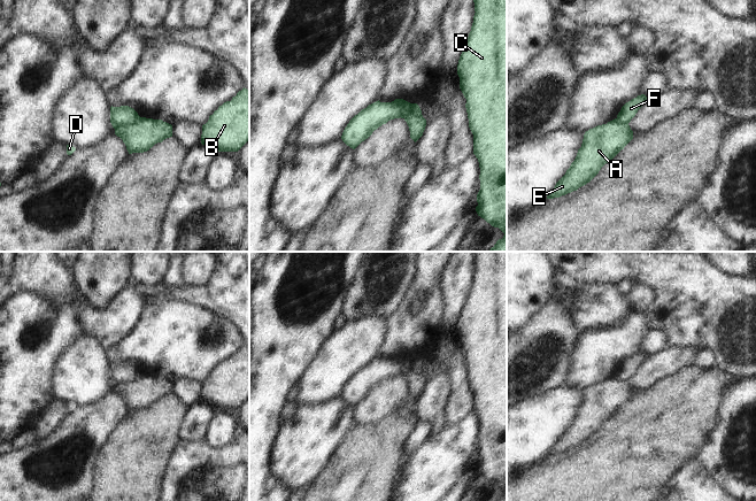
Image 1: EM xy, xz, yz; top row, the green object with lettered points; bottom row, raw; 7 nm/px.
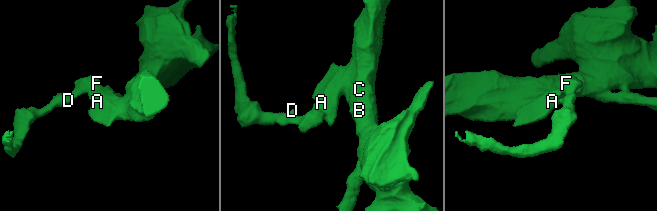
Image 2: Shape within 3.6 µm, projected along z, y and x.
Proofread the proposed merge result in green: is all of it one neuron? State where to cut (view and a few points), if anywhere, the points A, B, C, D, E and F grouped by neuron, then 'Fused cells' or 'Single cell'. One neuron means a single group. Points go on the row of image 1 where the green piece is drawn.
Split along xy (141, 117), (115, 129). Groups: A B C E / D F. Fused cells.

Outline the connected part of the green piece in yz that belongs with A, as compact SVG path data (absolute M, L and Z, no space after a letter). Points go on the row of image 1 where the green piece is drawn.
M617 118L586 131L574 161L547 199L560 198L589 183L632 139L630 125Z

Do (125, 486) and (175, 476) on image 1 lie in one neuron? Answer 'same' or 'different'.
different

